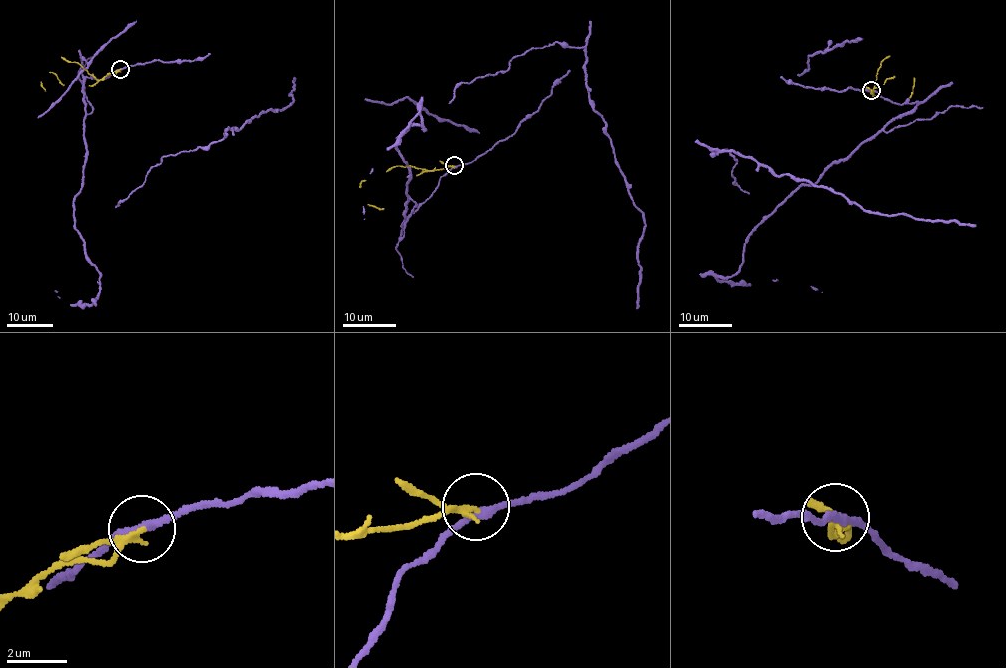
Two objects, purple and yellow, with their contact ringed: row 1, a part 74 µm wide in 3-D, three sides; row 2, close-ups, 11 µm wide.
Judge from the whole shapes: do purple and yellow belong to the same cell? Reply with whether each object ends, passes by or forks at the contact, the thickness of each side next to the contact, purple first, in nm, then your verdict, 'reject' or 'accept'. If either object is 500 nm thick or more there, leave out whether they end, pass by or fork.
purple passes by; yellow passes by; calibres 240 and 160 nm; reject

